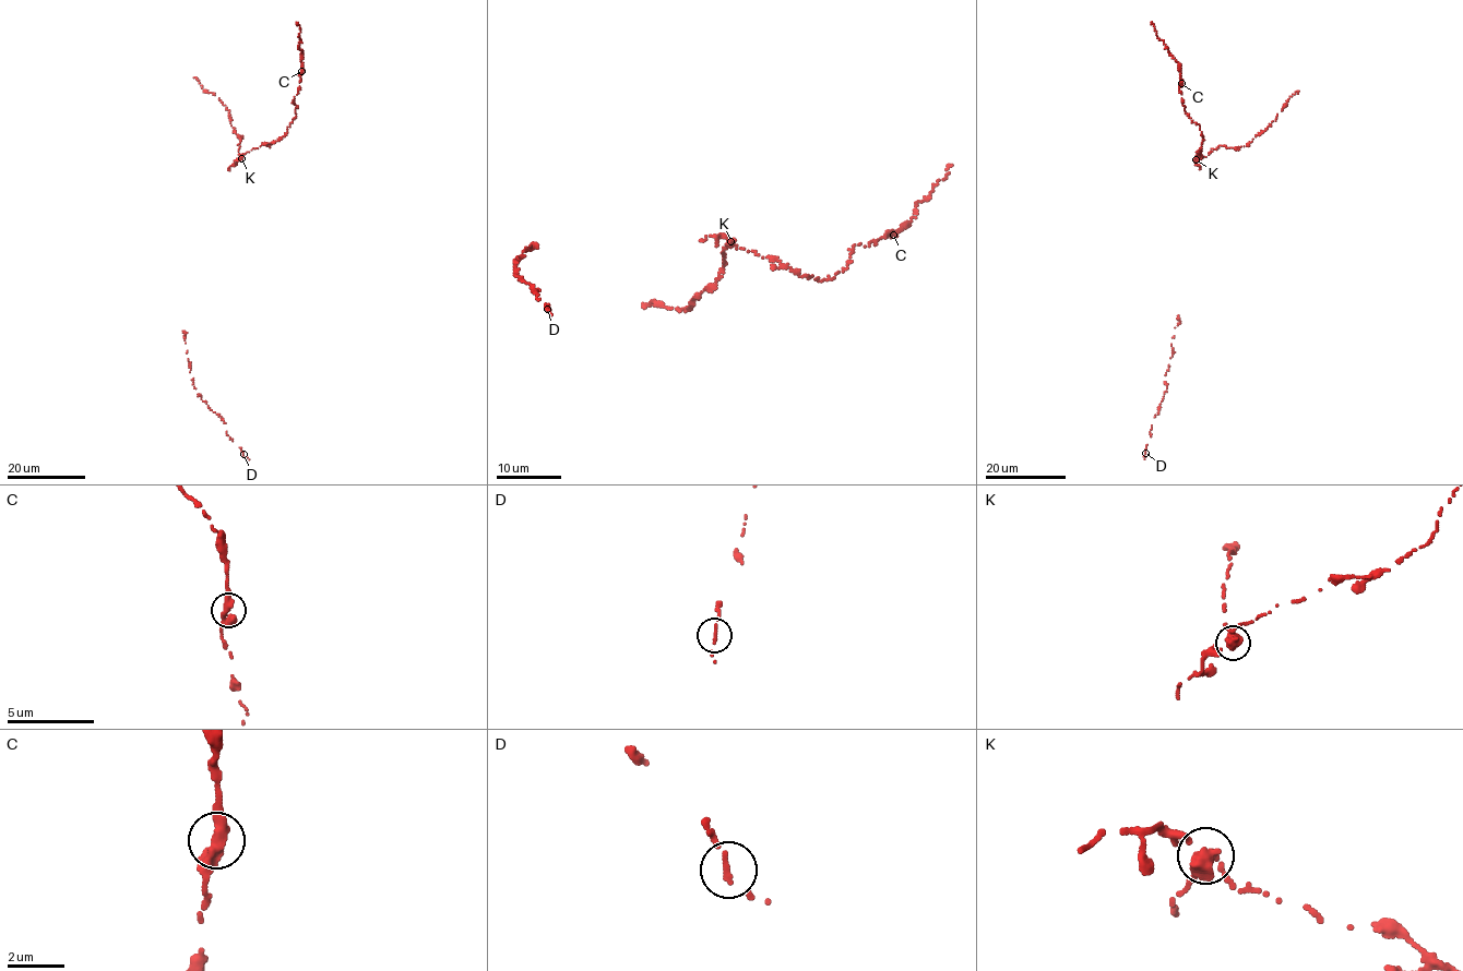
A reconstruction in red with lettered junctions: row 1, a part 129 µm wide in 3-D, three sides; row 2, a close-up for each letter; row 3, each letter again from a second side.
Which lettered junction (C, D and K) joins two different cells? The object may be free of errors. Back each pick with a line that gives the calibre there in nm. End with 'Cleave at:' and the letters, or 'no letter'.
K: 340 nm
Cleave at: K

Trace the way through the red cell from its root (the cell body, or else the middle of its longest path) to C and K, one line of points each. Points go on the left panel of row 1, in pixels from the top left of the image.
C: (229, 171), (241, 155), (285, 135), (295, 117), (297, 106), (293, 100), (298, 93), (301, 71)
K: (229, 171), (241, 157)

